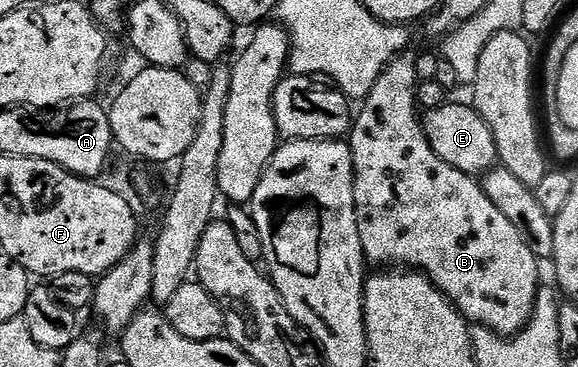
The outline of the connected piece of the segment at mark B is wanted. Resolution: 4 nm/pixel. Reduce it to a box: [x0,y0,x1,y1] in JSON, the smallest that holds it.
[349,51,541,334]

